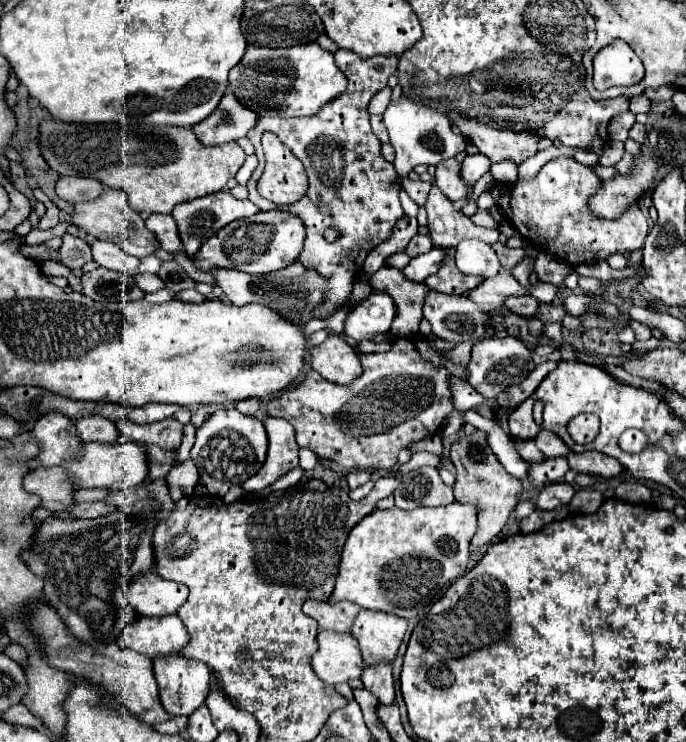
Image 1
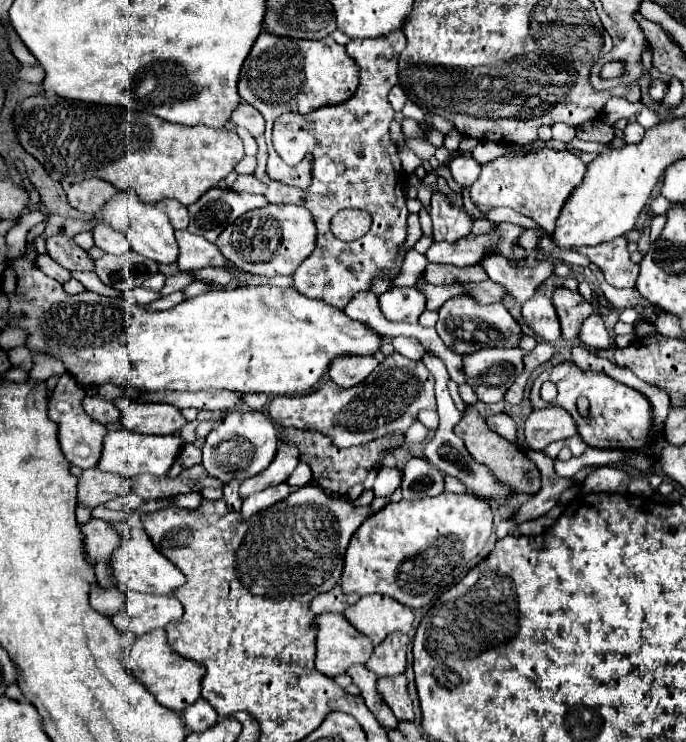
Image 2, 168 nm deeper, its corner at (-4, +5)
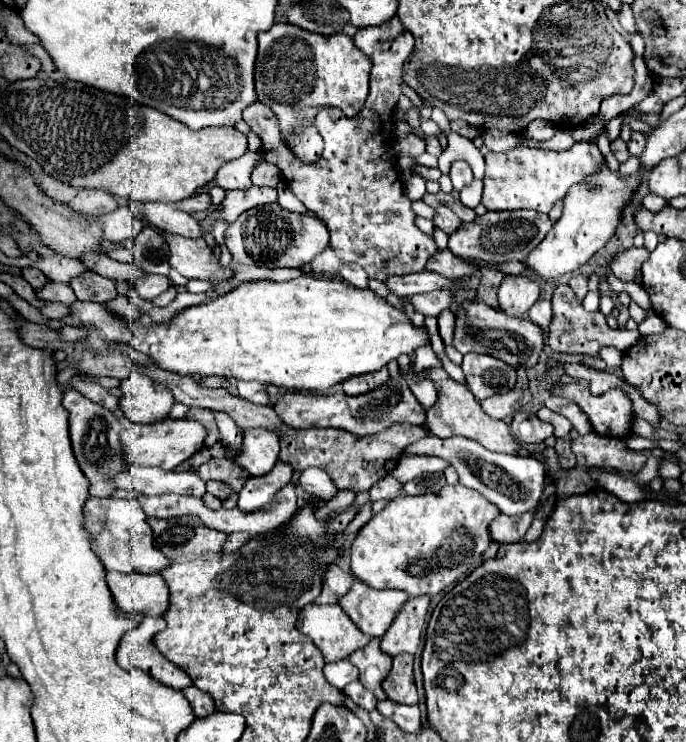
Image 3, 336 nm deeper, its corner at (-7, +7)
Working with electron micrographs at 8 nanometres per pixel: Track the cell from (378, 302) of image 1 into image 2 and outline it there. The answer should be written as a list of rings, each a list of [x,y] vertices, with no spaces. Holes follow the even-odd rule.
[[[395,287],[379,295],[379,307],[387,321],[417,323],[425,311],[425,297],[415,287]]]

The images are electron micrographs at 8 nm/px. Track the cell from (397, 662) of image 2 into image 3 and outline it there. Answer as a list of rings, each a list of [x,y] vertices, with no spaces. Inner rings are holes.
[[[412,597],[408,603],[404,603],[404,609],[400,609],[400,615],[396,615],[392,627],[382,637],[382,651],[388,655],[398,653],[416,653],[424,623],[418,623],[418,617],[426,617],[430,605],[430,597]]]

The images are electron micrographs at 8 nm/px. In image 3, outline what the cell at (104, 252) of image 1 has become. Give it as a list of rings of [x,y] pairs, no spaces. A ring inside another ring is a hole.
[[[118,207],[114,213],[98,219],[104,225],[104,239],[114,243],[120,243],[124,239],[134,239],[144,227],[144,223],[128,207]]]

